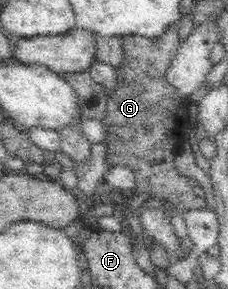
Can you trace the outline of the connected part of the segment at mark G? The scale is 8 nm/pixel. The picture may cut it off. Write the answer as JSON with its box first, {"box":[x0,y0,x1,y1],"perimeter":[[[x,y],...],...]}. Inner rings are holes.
{"box":[101,29,206,217],"perimeter":[[[173,29],[173,45],[167,40],[151,40],[135,34],[120,35],[122,39],[123,59],[115,69],[115,89],[108,93],[108,107],[103,121],[107,137],[101,141],[105,153],[104,173],[115,165],[128,167],[136,175],[136,190],[149,194],[154,200],[163,199],[169,209],[182,217],[190,210],[206,206],[206,199],[201,185],[194,179],[179,174],[175,169],[177,155],[183,150],[181,139],[183,127],[189,124],[187,113],[181,113],[181,121],[176,121],[178,107],[185,107],[185,97],[178,89],[167,82],[166,75],[170,61],[177,53],[179,38]]]}

